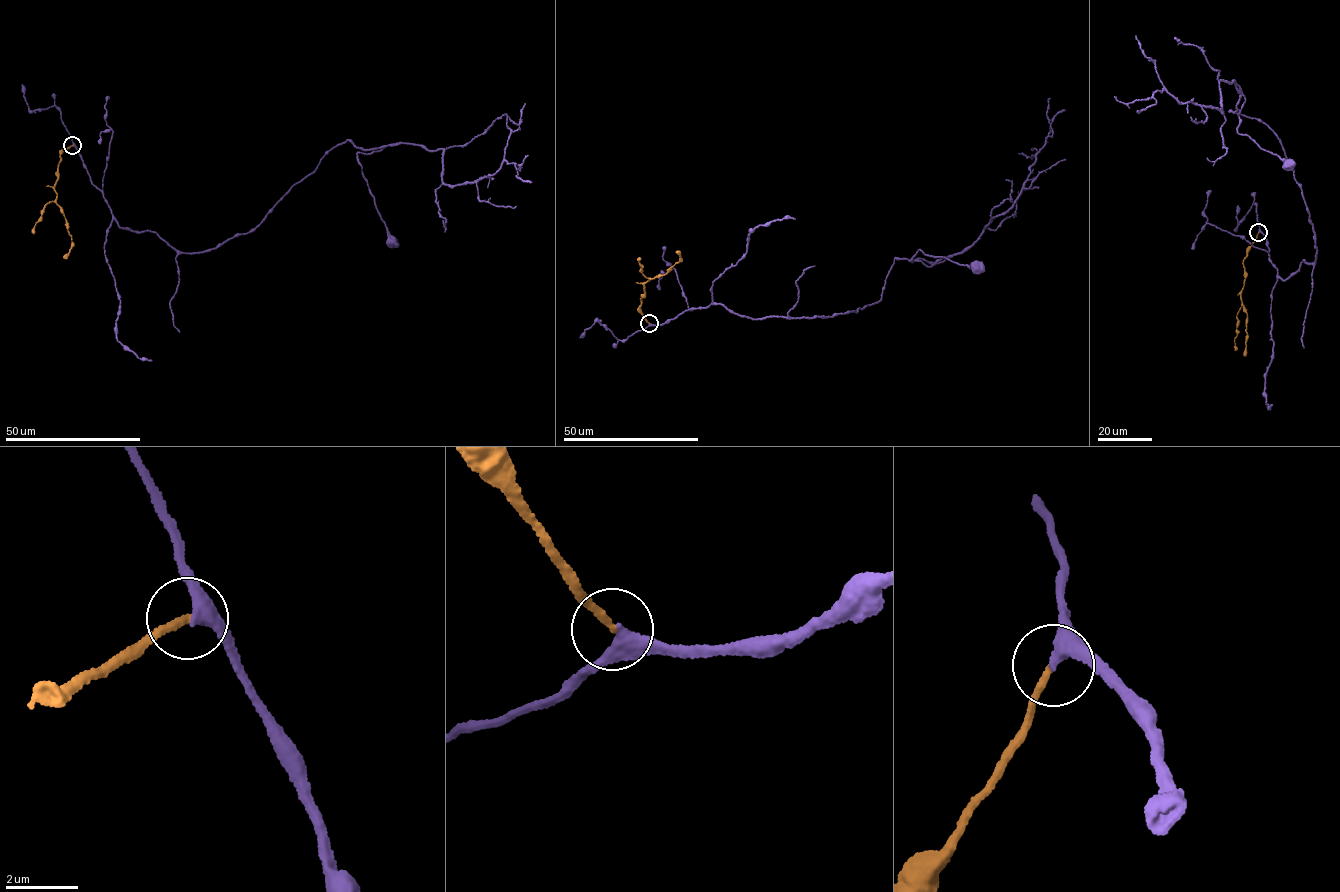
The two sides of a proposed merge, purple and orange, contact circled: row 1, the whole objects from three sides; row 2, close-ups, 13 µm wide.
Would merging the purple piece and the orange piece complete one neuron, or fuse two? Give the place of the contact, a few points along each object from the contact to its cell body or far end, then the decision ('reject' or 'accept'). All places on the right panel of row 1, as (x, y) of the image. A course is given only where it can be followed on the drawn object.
place (1258, 232); course purple (1259, 232), (1284, 280), (1317, 258), (1276, 135), (1230, 111), (1241, 95), (1237, 132), (1288, 164); course orange (1259, 233), (1243, 264), (1245, 280), (1241, 297), (1247, 315), (1245, 356); accept

